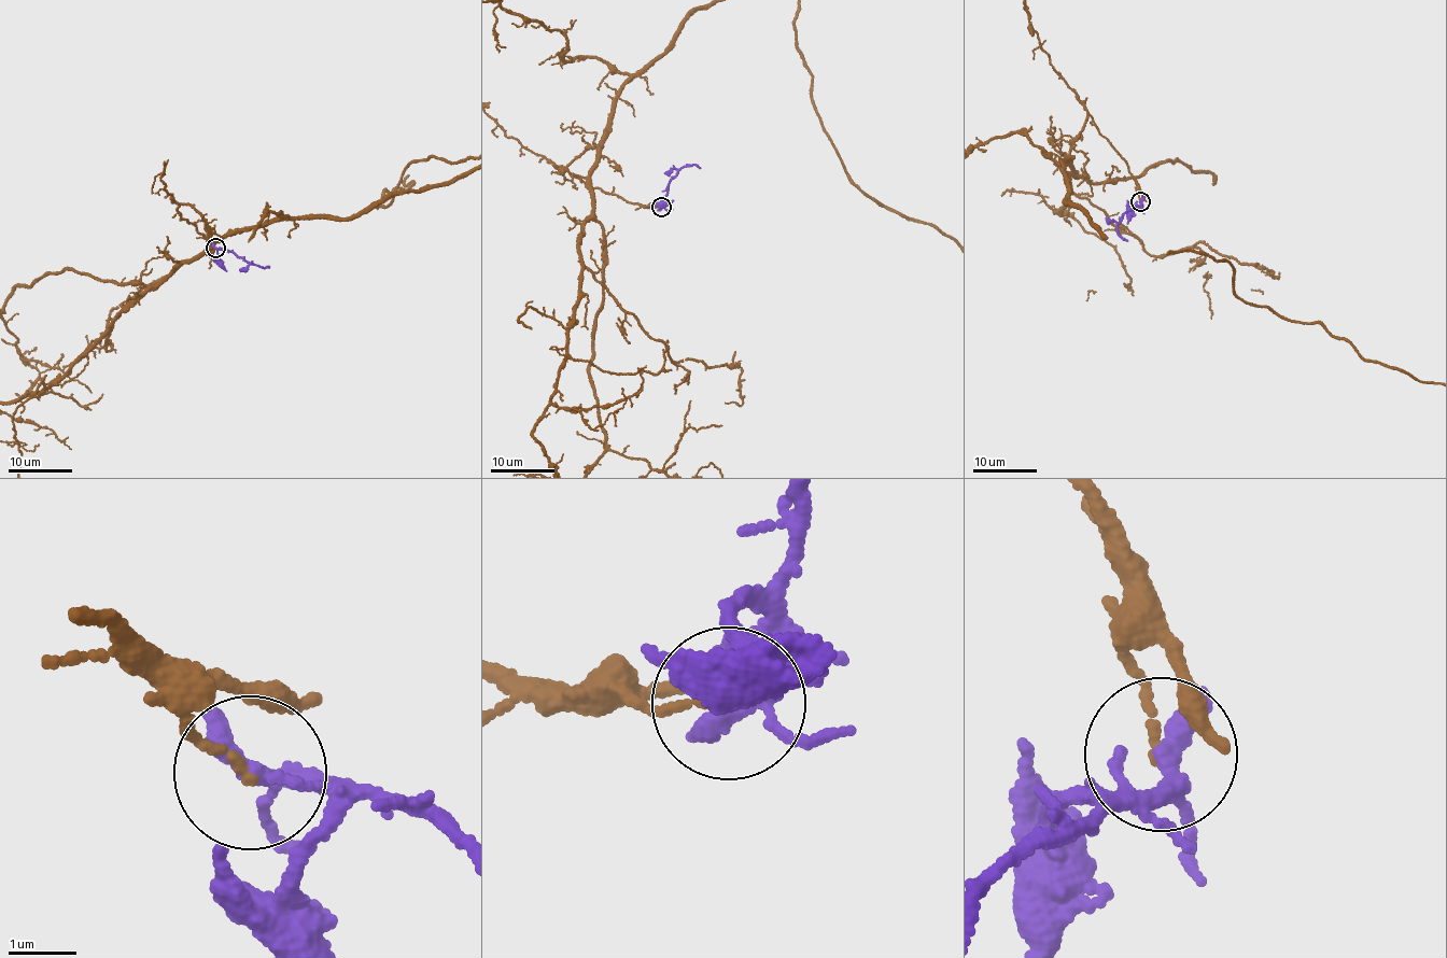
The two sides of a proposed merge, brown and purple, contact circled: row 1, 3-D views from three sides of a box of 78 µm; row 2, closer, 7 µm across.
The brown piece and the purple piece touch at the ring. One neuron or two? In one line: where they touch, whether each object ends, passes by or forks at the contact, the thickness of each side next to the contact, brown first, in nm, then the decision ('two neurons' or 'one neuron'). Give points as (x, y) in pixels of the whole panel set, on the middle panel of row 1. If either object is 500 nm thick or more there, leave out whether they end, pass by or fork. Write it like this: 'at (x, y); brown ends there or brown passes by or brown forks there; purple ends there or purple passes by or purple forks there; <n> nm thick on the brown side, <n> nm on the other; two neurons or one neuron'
at (661, 207); brown ends there; purple passes by; 120 nm thick on the brown side, 280 nm on the other; two neurons

